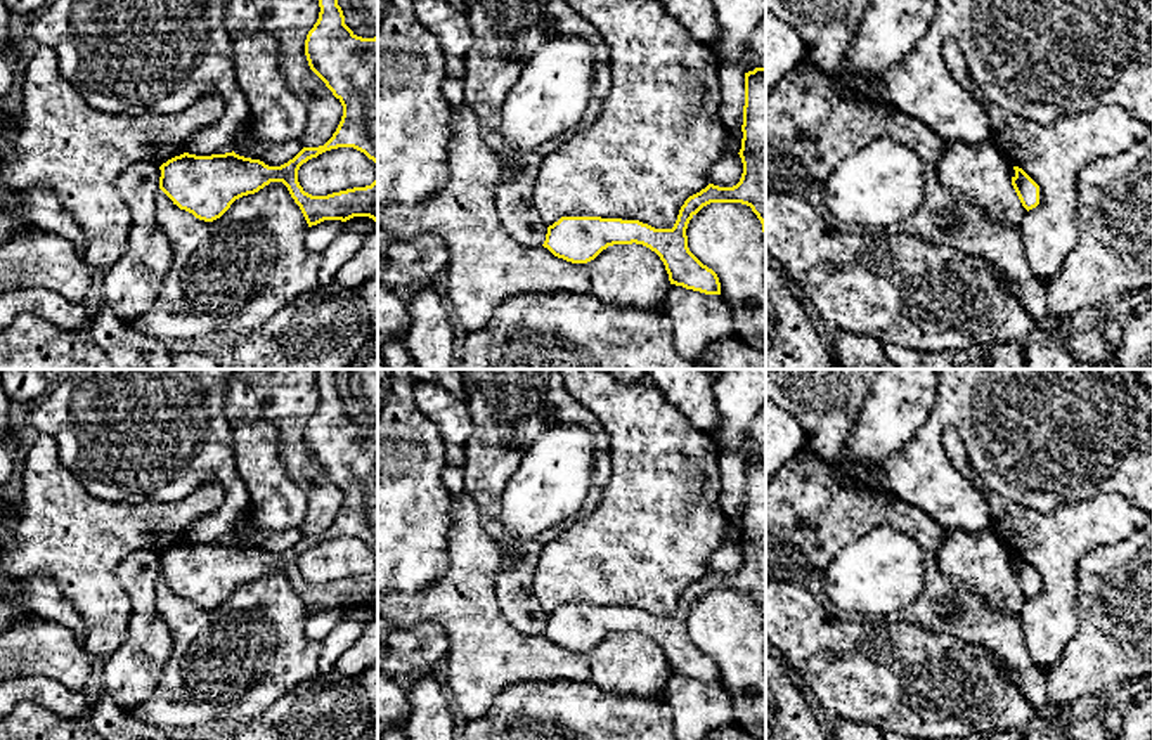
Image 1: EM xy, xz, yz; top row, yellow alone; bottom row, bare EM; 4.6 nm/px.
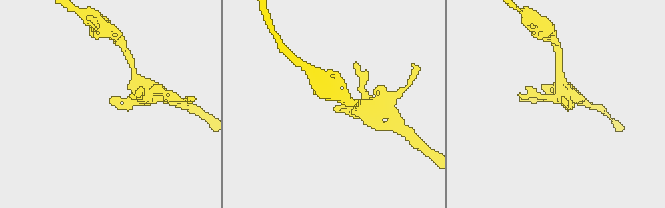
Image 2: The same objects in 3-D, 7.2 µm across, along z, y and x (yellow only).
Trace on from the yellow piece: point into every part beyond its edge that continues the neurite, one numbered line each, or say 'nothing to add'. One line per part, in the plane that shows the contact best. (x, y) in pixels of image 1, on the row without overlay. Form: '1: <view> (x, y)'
nothing to add

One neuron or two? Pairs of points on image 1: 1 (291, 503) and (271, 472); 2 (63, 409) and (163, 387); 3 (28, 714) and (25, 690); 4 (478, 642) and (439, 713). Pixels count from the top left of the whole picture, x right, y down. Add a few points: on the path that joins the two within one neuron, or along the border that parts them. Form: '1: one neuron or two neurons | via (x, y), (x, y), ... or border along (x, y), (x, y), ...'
1: one neuron | via (284, 496), (272, 479)
2: one neuron | via (87, 408), (139, 406)
3: two neurons | border along (18, 702), (30, 701), (40, 704), (63, 718)
4: two neurons | border along (439, 671), (454, 707)

